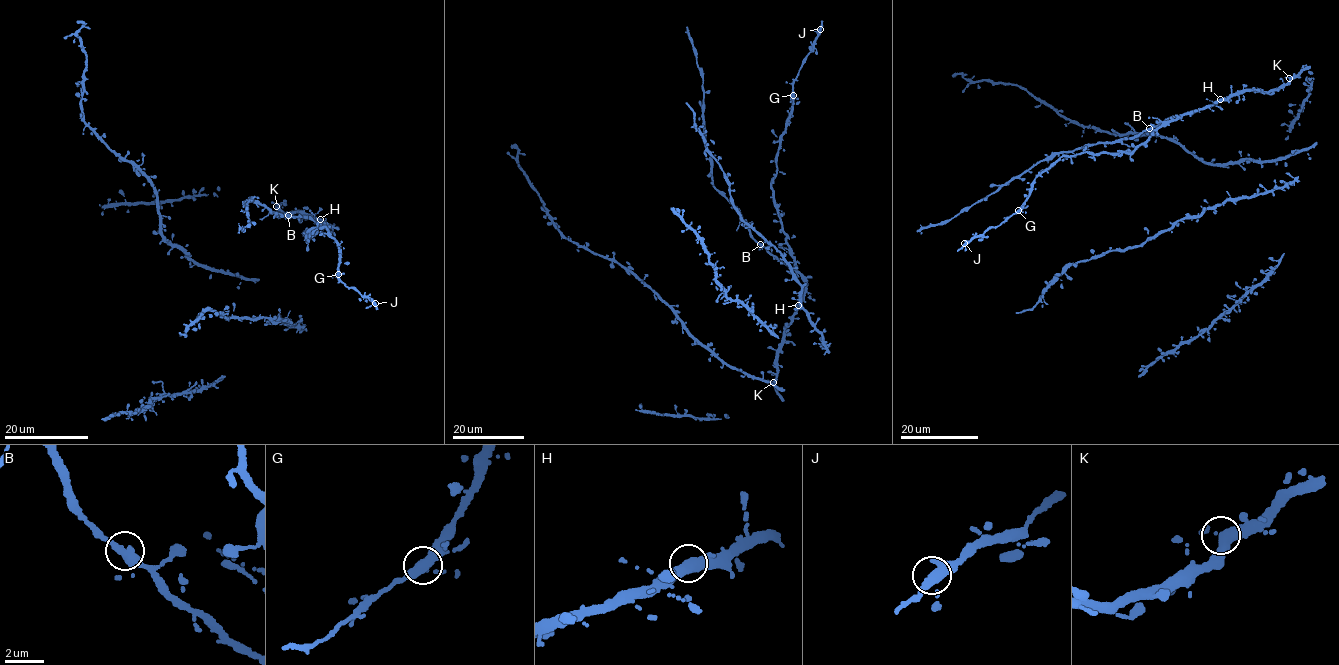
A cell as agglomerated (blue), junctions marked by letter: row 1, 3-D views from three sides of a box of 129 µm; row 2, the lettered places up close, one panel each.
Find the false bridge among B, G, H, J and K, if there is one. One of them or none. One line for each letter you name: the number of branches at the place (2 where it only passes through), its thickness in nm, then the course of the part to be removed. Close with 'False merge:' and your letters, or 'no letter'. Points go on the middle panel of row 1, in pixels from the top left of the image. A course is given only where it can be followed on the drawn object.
False merge: no letter

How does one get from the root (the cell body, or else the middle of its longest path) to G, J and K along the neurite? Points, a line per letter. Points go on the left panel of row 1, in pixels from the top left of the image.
G: (316, 218), (331, 225), (321, 224), (307, 240), (310, 228), (322, 229), (325, 225), (339, 248), (338, 274)
J: (316, 218), (331, 225), (321, 224), (307, 240), (310, 228), (325, 225), (339, 248), (340, 280), (375, 303)
K: (316, 218), (298, 211), (280, 216), (276, 206)

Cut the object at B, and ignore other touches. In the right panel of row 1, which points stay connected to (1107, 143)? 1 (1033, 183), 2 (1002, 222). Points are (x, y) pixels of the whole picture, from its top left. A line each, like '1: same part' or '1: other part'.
1: other part
2: other part

